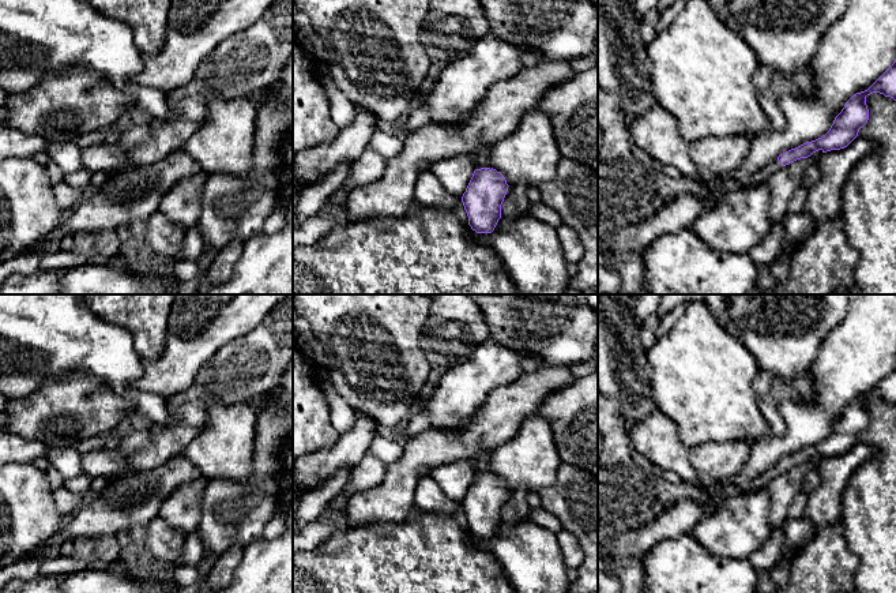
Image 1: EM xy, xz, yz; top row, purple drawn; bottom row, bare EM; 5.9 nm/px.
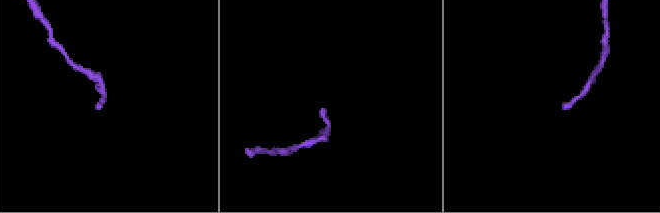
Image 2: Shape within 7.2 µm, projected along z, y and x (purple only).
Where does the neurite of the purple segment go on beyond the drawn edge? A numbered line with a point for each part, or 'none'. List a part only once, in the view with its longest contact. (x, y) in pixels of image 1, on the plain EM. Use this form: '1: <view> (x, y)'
1: xz (481, 462)

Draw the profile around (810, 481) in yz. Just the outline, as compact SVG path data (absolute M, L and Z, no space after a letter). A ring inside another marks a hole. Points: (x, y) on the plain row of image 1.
M817 470L809 472L803 478L801 492L806 495L810 493L818 485L818 483L820 483L820 477Z

